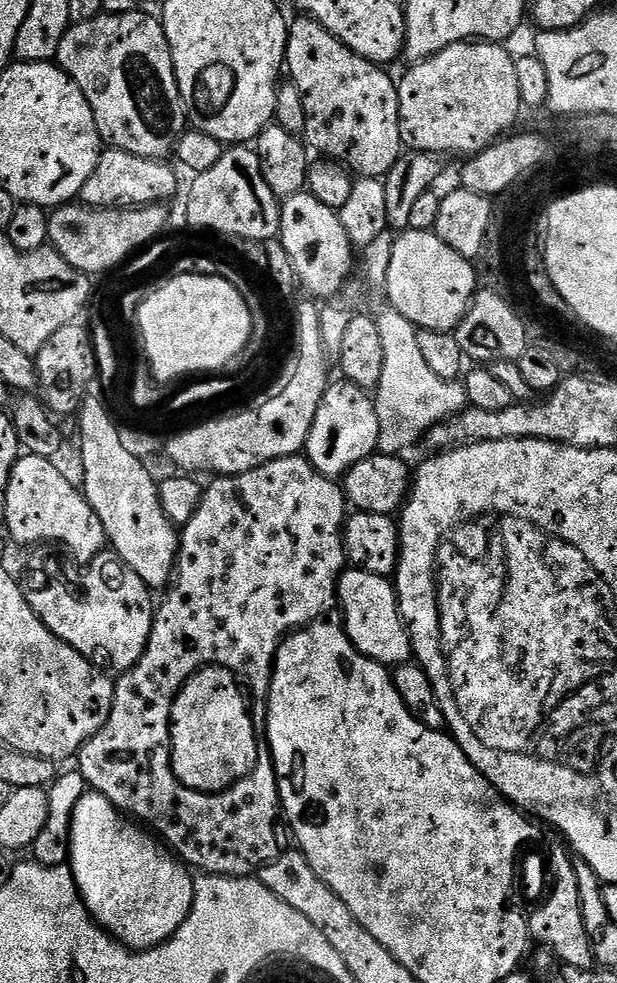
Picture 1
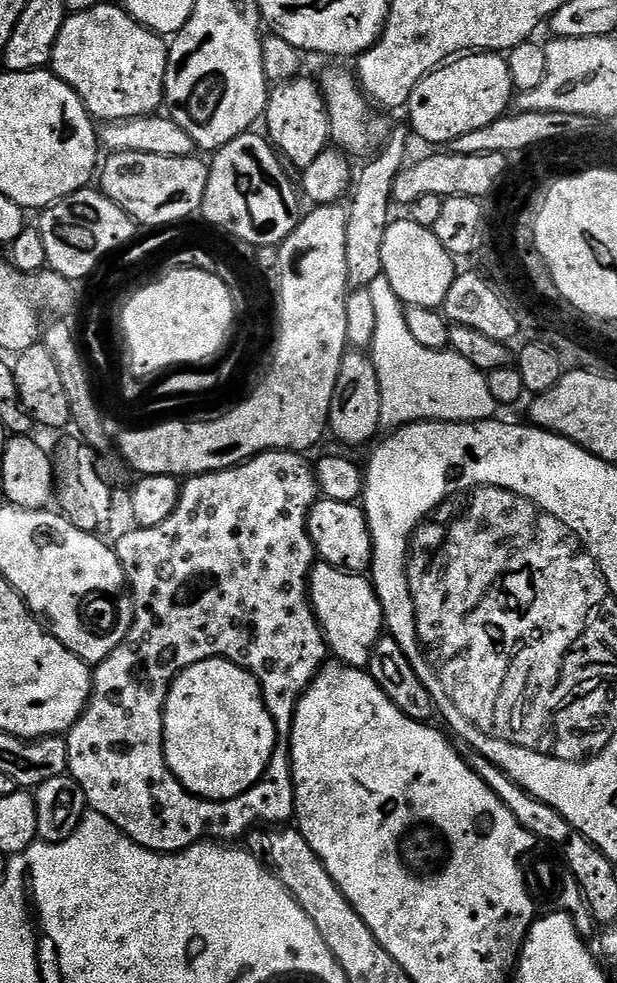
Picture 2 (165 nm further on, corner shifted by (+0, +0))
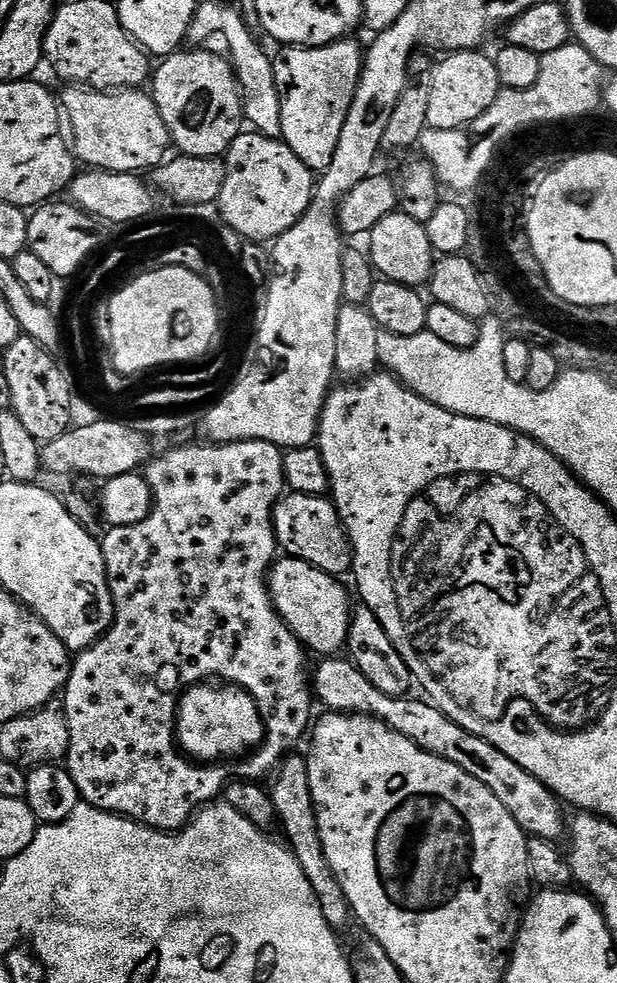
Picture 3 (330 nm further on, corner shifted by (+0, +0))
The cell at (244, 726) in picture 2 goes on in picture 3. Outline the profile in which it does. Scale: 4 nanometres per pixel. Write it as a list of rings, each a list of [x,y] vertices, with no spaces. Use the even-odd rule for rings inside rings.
[[[192,685],[177,703],[176,740],[184,754],[198,762],[254,750],[264,740],[264,723],[252,696],[235,685]]]

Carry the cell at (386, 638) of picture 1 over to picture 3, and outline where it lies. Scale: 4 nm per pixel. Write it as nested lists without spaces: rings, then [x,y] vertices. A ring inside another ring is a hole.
[[[280,558],[273,563],[268,576],[268,591],[272,594],[272,604],[276,608],[276,613],[286,622],[286,626],[304,645],[309,653],[320,658],[332,658],[336,652],[345,647],[348,643],[348,630],[352,625],[352,614],[354,604],[348,601],[348,592],[344,589],[343,579],[326,574],[314,566],[310,566],[301,560],[291,558]]]

